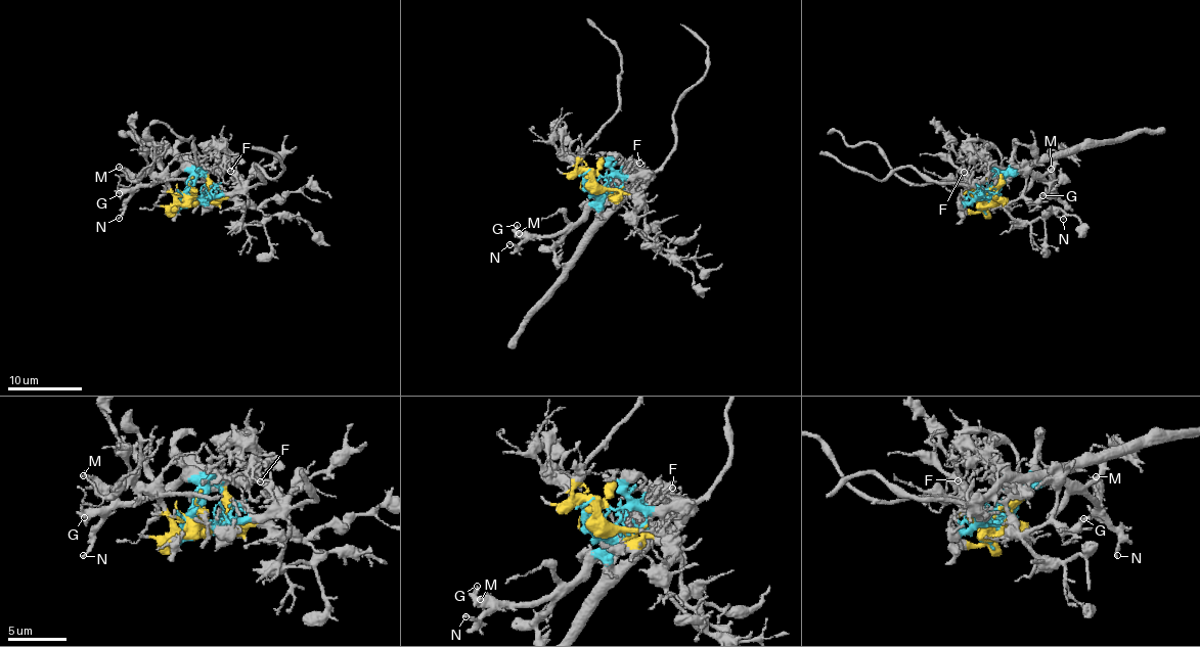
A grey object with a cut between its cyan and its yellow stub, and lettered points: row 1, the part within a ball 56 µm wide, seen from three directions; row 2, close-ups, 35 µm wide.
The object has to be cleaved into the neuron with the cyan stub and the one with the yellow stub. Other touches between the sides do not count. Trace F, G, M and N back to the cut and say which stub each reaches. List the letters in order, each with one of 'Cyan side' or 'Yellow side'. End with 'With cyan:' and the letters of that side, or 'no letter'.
F: Cyan side
G: Cyan side
M: Cyan side
N: Cyan side
With cyan: F, G, M, N

